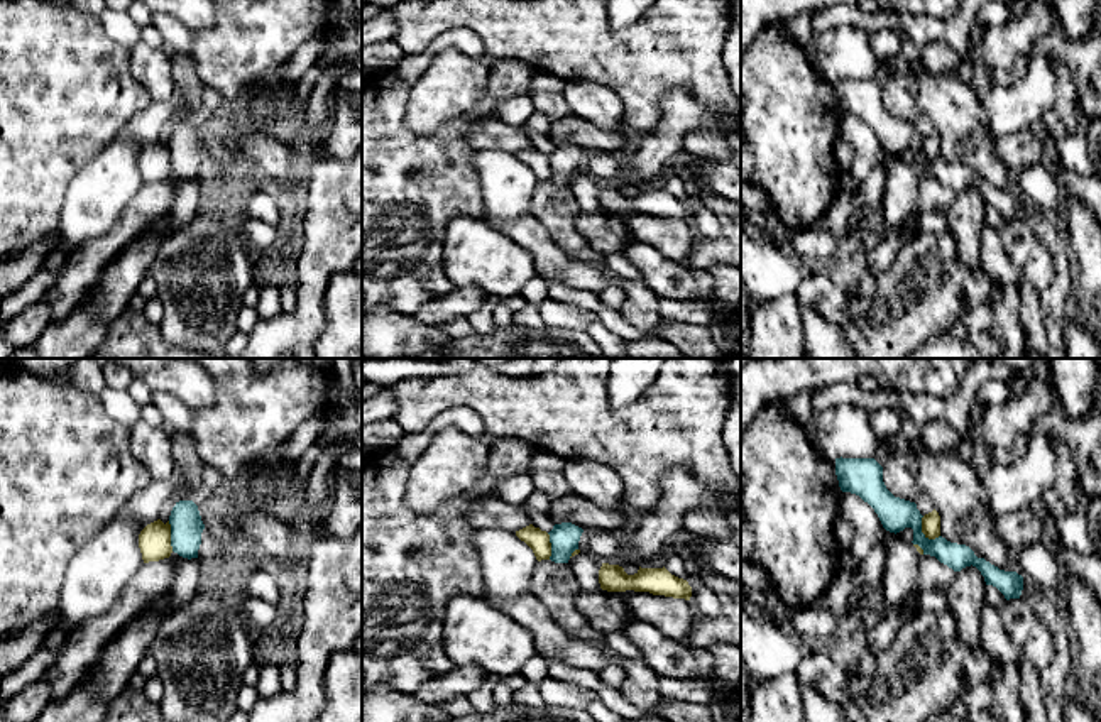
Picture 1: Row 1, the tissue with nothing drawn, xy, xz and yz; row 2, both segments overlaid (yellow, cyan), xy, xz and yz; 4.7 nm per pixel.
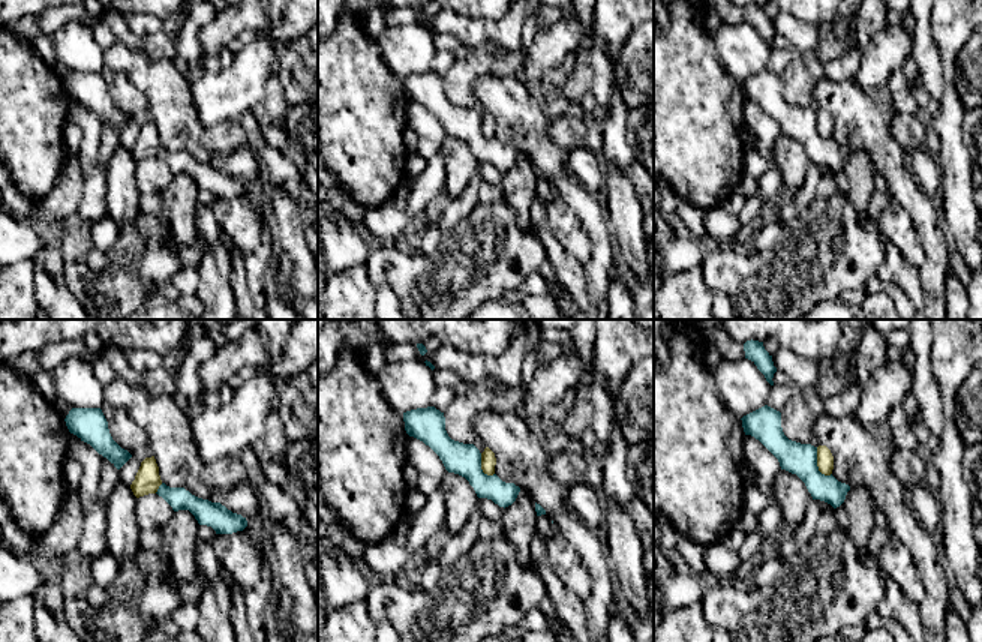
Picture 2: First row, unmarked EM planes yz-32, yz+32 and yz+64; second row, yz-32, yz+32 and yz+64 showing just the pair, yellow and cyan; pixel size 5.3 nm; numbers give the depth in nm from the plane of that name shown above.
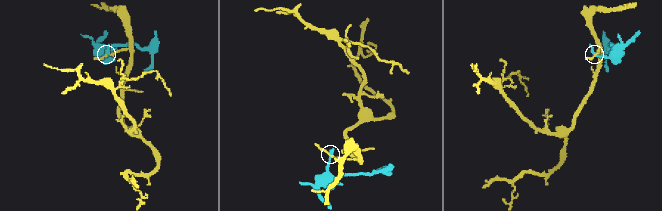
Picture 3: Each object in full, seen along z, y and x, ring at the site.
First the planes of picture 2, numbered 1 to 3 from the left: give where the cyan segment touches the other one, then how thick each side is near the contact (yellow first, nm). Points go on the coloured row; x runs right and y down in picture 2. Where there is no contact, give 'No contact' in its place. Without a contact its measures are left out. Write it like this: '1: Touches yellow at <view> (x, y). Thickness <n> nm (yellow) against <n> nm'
1: Touches yellow at yz-32 (158, 488). Thickness 140 nm (yellow) against 120 nm
2: Touches yellow at yz+32 (482, 467). Thickness 80 nm (yellow) against 180 nm
3: Touches yellow at yz+64 (817, 464). Thickness 100 nm (yellow) against 170 nm

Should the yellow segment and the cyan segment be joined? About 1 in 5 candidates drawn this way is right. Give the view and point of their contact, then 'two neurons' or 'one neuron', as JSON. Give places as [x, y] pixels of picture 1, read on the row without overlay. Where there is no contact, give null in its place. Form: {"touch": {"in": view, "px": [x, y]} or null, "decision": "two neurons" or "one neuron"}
{"touch": {"in": "yz", "px": [922, 153]}, "decision": "two neurons"}

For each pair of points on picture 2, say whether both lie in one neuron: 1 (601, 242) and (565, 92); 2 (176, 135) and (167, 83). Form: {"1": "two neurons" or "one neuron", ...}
{"1": "two neurons", "2": "one neuron"}

